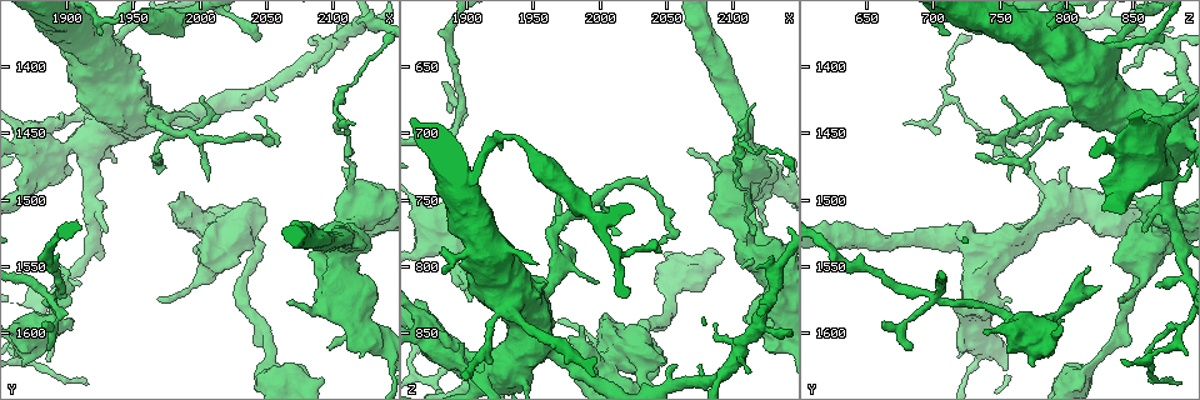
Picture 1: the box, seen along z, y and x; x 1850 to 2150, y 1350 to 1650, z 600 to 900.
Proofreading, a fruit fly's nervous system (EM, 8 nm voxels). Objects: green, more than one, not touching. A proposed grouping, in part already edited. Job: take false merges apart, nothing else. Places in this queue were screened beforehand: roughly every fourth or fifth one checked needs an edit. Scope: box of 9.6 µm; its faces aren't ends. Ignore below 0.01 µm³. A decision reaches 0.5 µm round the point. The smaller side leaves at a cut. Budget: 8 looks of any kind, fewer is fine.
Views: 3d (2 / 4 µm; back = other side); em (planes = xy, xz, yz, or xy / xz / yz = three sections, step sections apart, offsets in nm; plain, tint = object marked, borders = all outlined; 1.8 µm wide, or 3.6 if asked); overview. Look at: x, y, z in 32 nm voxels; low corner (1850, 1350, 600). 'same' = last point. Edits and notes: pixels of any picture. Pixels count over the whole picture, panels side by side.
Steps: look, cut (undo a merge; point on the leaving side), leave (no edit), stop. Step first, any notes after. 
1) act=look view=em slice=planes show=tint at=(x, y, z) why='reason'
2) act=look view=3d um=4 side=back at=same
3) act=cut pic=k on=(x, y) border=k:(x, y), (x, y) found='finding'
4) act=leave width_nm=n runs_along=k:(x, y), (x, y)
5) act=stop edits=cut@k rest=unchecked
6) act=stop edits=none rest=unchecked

act=look view=em slice=planes show=tint at=(1882, 1624, 864) why='touches itself'

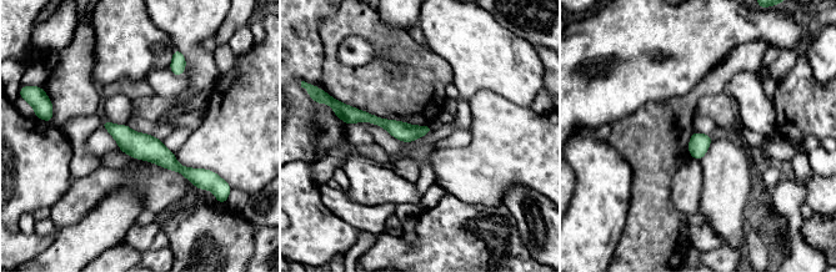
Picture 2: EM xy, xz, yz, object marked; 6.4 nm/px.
act=leave width_nm=120 runs_along=2:(104, 124), (184, 171), (204, 172) found='one cell here'

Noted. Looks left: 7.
act=look view=3d um=2 at=(1888, 1574, 698) why='looks like a crossing'

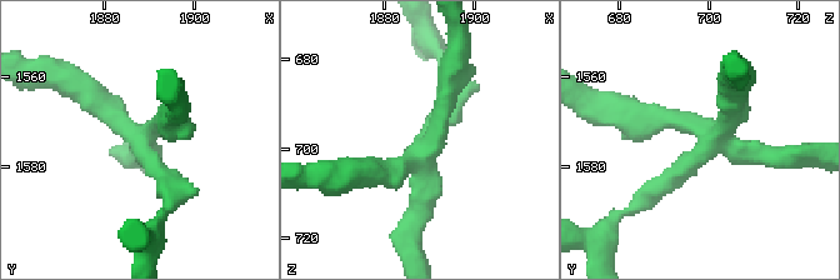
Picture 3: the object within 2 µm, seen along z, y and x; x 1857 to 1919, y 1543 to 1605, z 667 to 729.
act=look view=em slice=xz step=16 show=plain at=(1889, 1575, 698) arms=4 why='need the tissue'

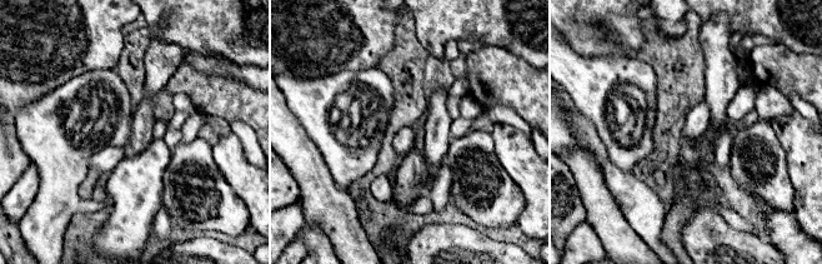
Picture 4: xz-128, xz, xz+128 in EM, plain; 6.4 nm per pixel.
act=look view=em slice=xz step=16 show=tint at=same

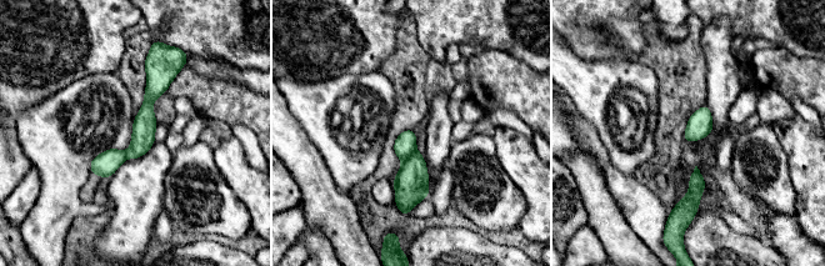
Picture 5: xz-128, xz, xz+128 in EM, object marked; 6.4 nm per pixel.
act=cut pic=5 on=(410, 182) part_leaving=5:(150, 65), (153, 91), (133, 155) found='a second cell is stuck on'

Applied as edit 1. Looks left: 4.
act=look view=overview why='see it whole again'

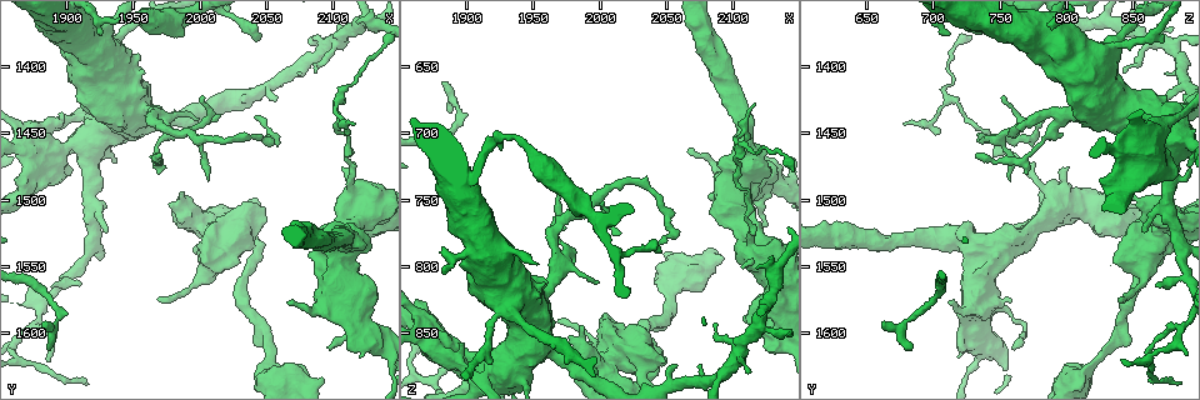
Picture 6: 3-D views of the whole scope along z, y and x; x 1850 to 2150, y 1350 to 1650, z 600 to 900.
act=look view=em um=3.6 slice=planes show=tint at=(1882, 1464, 862) why='abrupt turn'

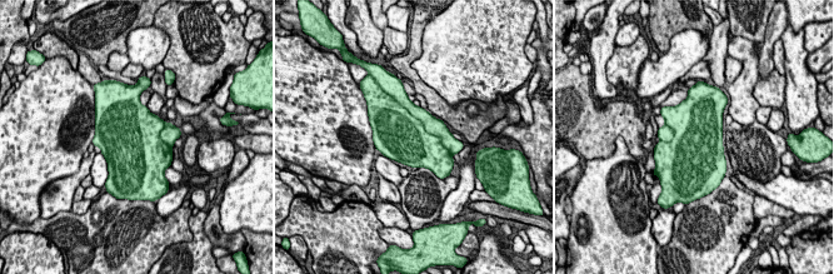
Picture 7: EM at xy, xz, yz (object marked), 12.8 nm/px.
act=cut pic=7 on=(409, 139) border=7:(395, 100), (452, 154) found='two cells meet here'

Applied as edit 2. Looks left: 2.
act=stop edits=cut@5,cut@7 rest=unchecked

